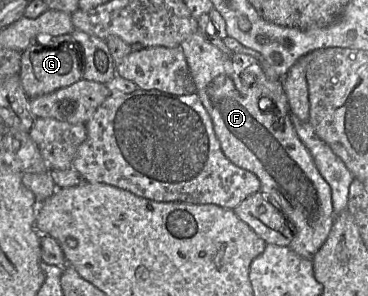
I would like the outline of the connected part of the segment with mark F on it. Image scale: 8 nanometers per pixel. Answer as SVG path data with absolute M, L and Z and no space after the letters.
M199 31L189 36L180 47L195 83L196 94L213 121L224 155L236 166L252 172L259 179L260 191L281 211L292 230L293 238L288 246L299 256L312 259L326 241L336 216L331 188L298 137L290 117L276 111L269 99L261 98L265 93L273 94L273 90L278 89L278 84L267 81L255 65L242 69L231 57L210 44Z

